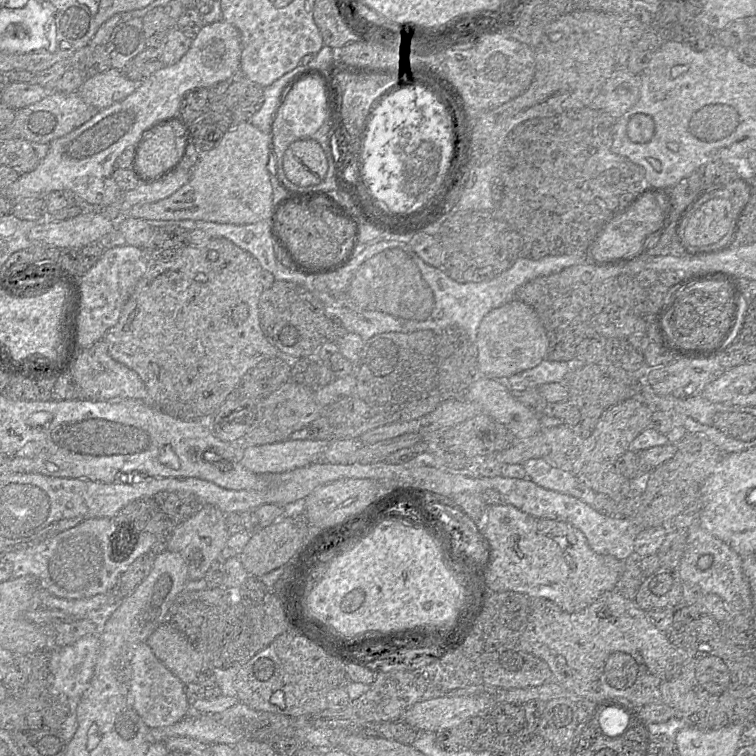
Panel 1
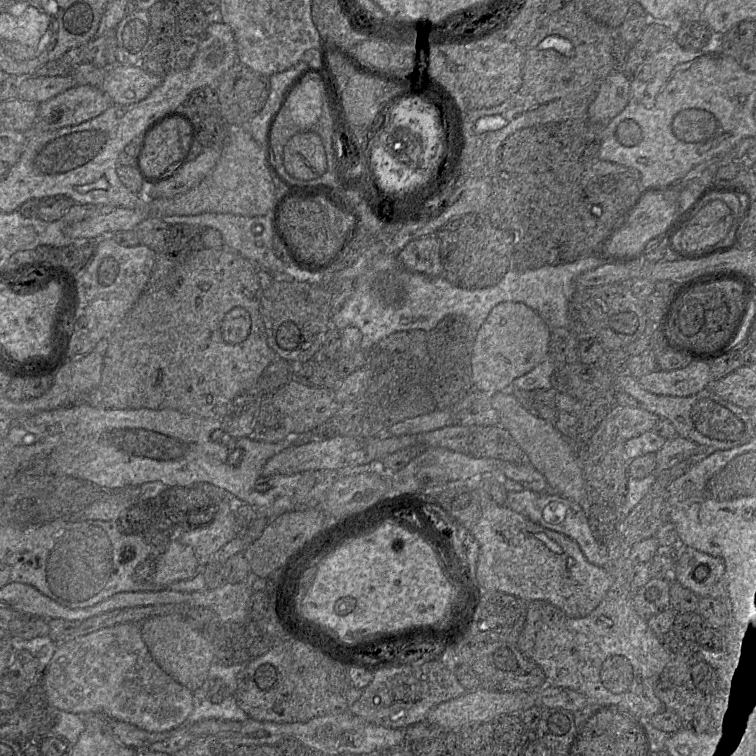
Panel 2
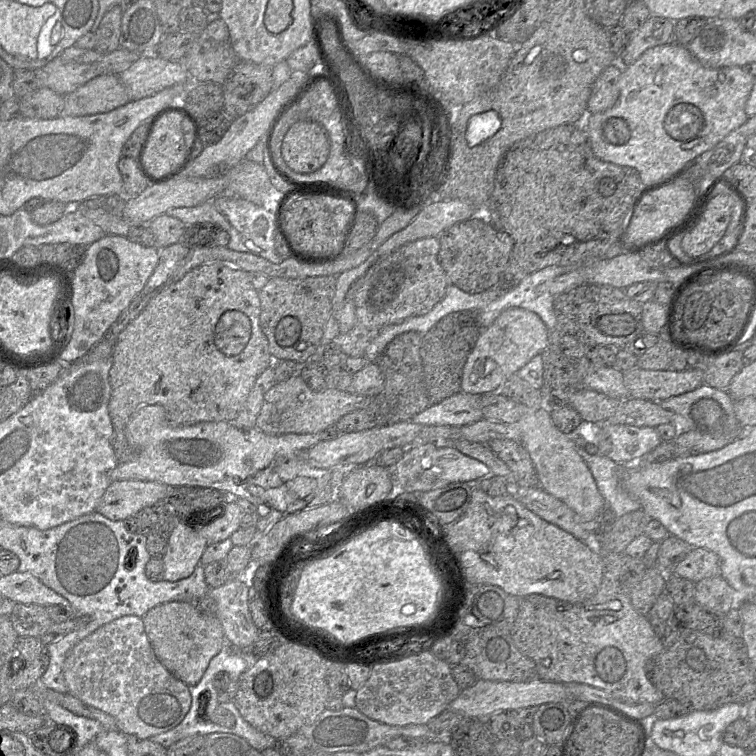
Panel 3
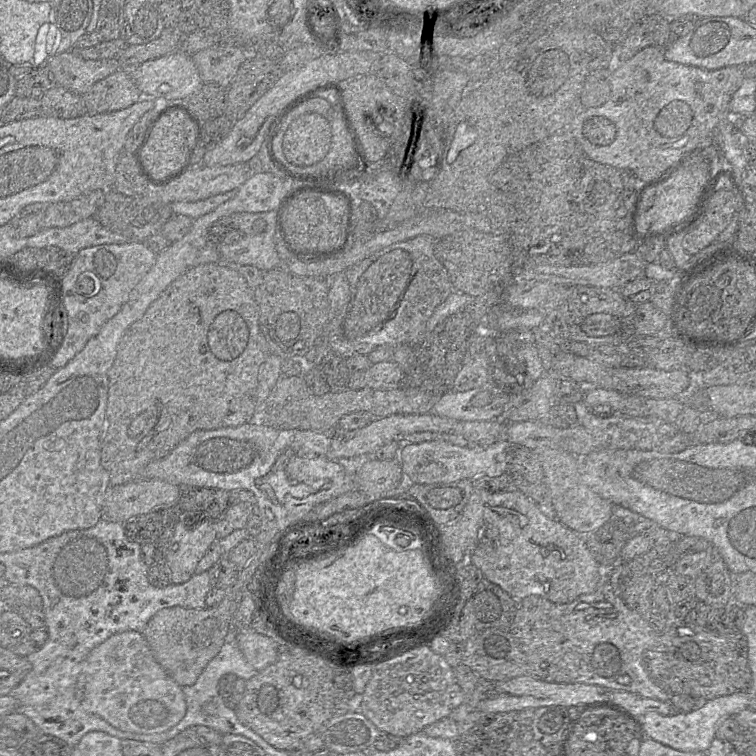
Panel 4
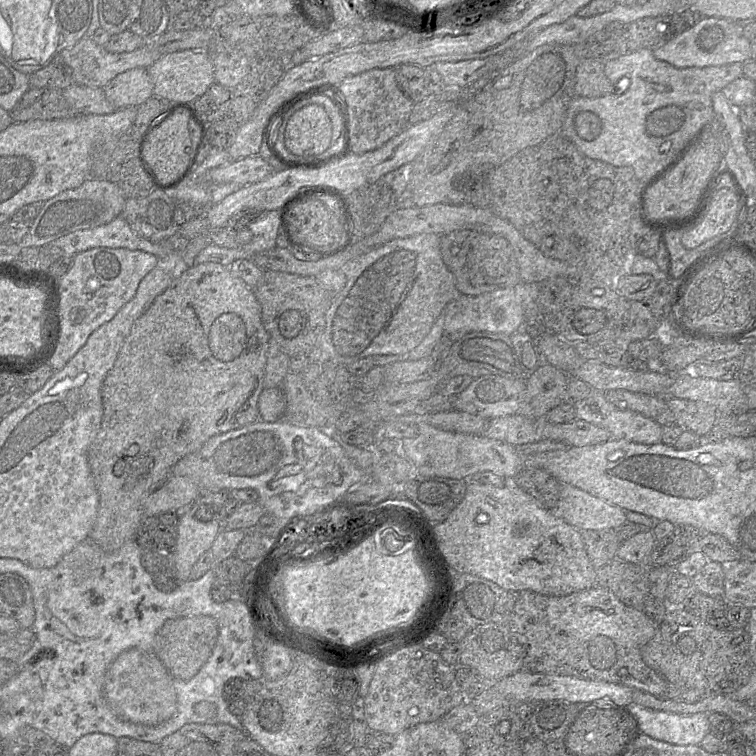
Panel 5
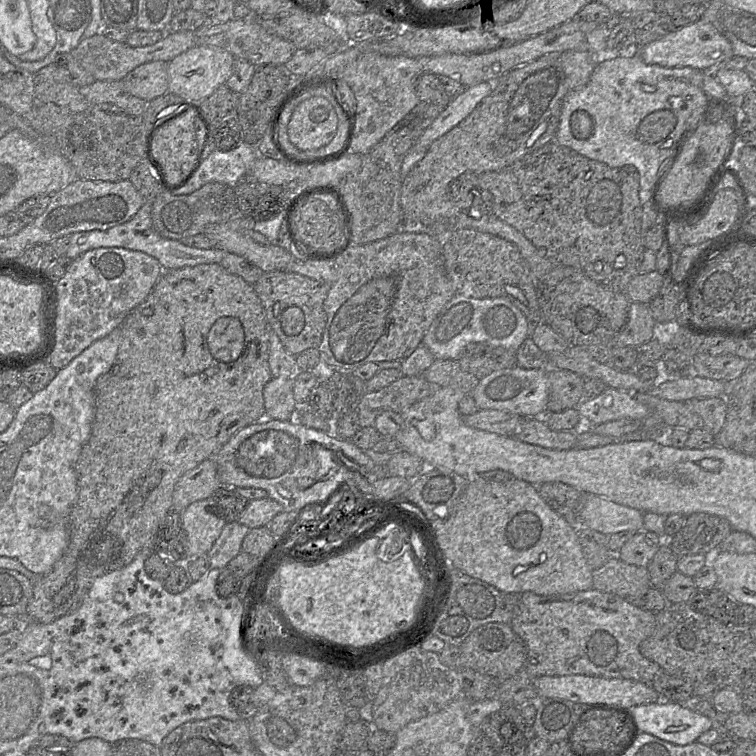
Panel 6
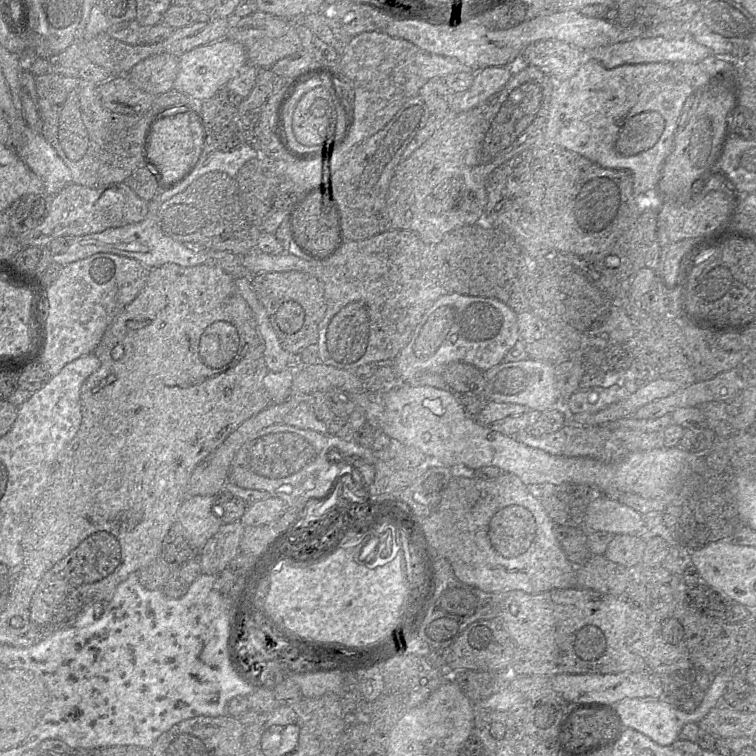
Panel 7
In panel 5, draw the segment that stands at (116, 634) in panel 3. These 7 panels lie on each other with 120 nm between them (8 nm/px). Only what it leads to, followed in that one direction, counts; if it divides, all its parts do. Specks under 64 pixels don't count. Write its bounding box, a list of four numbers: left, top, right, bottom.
[104,648,177,725]

